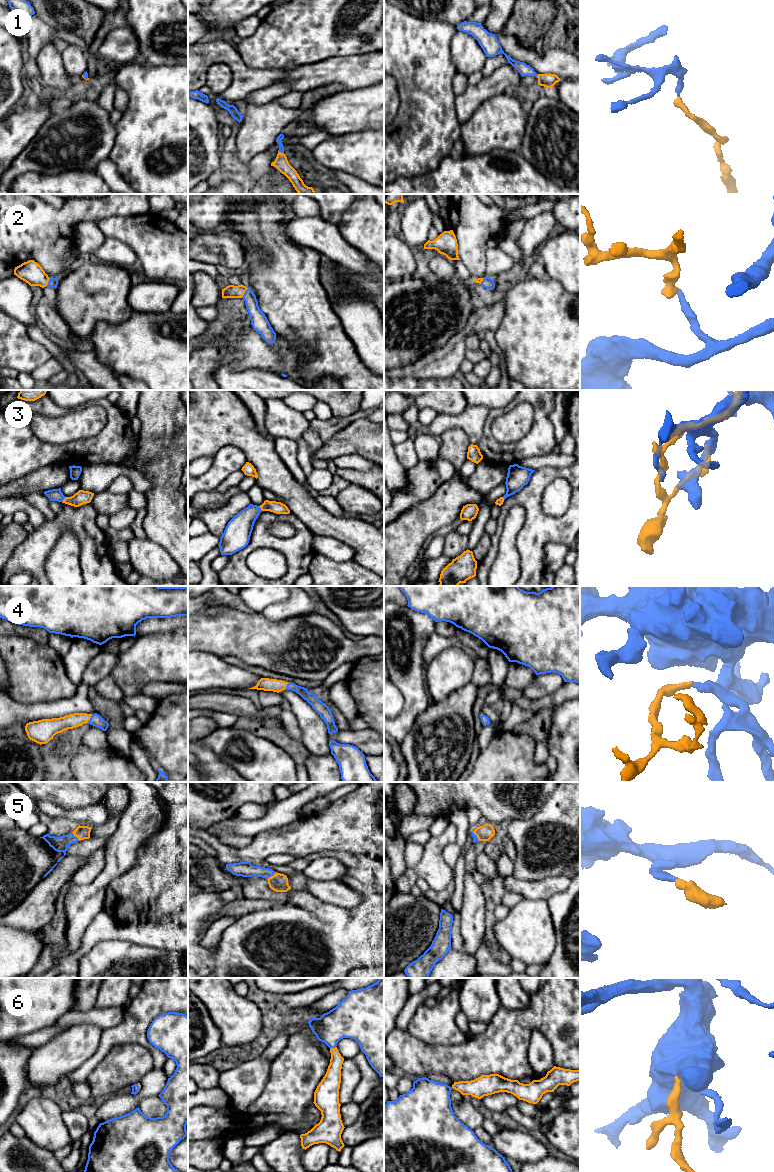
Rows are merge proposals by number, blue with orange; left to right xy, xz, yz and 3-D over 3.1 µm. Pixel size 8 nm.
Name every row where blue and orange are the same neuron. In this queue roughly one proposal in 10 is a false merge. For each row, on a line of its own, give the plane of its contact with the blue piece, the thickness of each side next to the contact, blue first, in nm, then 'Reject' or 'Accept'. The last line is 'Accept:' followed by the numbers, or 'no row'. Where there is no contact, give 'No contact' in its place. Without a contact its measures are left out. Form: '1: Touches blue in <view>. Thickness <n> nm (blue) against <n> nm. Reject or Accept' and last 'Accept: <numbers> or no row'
1: Touches blue in xz. Thickness 50 nm (blue) against 110 nm. Accept
2: Touches blue in xz. Thickness 130 nm (blue) against 110 nm. Accept
3: Touches blue in xy. Thickness 100 nm (blue) against 110 nm. Accept
4: Touches blue in xy. Thickness 100 nm (blue) against 120 nm. Accept
5: Touches blue in xy. Thickness 130 nm (blue) against 110 nm. Accept
6: Touches blue in xz. Thickness 280 nm (blue) against 140 nm. Accept
Accept: 1, 2, 3, 4, 5, 6

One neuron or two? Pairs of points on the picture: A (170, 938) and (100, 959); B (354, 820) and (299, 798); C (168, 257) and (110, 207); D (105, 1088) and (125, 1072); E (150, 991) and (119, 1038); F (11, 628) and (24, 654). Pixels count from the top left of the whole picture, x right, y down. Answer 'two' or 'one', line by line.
A: two
B: two
C: two
D: one
E: one
F: two

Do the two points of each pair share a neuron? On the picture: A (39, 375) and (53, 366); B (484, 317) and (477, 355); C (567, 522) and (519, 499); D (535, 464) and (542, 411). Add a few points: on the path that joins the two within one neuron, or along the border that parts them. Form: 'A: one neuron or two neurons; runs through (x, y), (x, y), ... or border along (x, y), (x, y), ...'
A: one neuron; runs through (42, 373), (50, 368)
B: two neurons; border along (467, 349), (464, 359)
C: one neuron; runs through (555, 522), (546, 522), (531, 507)
D: two neurons; border along (551, 451), (542, 455), (525, 457), (517, 463)

